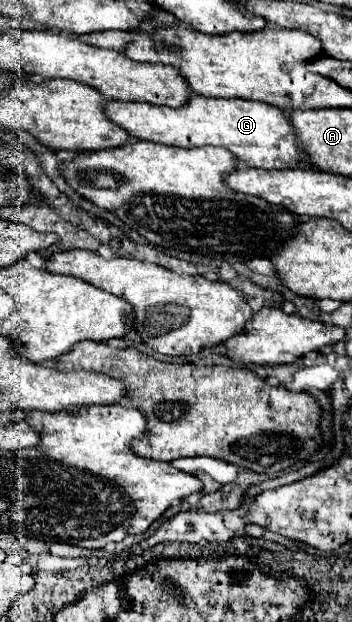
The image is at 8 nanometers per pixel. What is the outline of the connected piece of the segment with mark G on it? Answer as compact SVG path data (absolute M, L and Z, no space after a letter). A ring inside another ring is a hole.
M194 94L180 108L154 106L146 102L110 100L104 104L104 112L108 120L126 130L136 140L182 148L196 148L206 144L222 146L248 166L266 170L306 166L302 164L304 154L296 146L294 128L286 120L286 114L276 106L264 102L252 102L242 98L206 98Z

